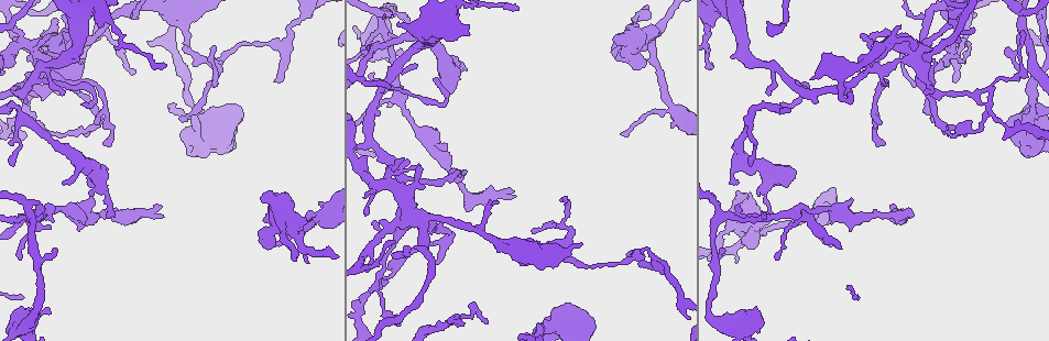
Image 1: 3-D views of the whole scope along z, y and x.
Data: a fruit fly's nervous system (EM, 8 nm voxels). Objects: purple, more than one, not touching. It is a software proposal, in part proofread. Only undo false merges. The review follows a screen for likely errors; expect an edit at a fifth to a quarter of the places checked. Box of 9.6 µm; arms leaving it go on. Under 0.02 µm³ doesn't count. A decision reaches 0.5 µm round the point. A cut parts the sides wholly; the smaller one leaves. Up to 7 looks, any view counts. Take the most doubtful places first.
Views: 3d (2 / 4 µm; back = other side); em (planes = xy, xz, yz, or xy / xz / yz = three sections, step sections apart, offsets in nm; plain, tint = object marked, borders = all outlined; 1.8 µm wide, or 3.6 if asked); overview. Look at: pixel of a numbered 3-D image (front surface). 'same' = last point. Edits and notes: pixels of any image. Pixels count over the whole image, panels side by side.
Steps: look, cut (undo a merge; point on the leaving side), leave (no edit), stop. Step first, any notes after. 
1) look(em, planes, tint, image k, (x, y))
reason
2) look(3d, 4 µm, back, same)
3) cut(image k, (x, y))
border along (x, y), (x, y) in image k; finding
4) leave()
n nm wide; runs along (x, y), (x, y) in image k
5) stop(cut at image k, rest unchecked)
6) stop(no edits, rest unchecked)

look(em, 3.6 µm, planes, tint, image 1, (550, 326))
sudden change in width

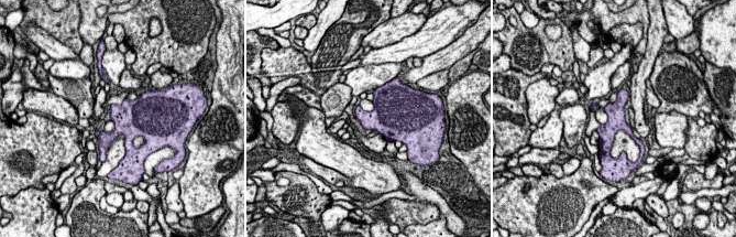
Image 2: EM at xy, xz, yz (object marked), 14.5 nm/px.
leave()
runs along (623, 92), (608, 150) in image 2; one neuron here

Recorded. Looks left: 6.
look(3d, 4 µm, back, image 1, (917, 50))
closes a loop

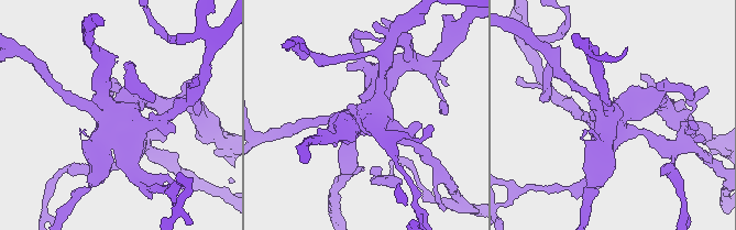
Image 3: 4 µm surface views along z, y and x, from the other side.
look(em, 3.6 µm, xz, step 8, tint, image 3, (124, 117))

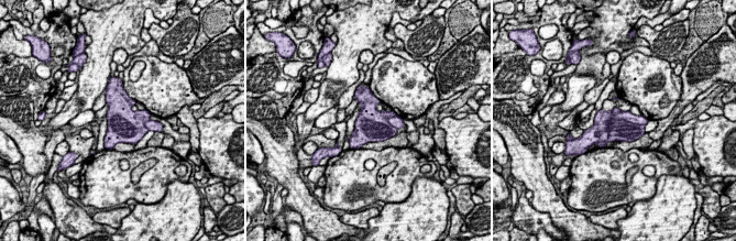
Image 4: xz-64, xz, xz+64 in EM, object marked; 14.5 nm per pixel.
cut(image 4, (621, 130))
two neurons meet here

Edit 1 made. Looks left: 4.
look(overview)

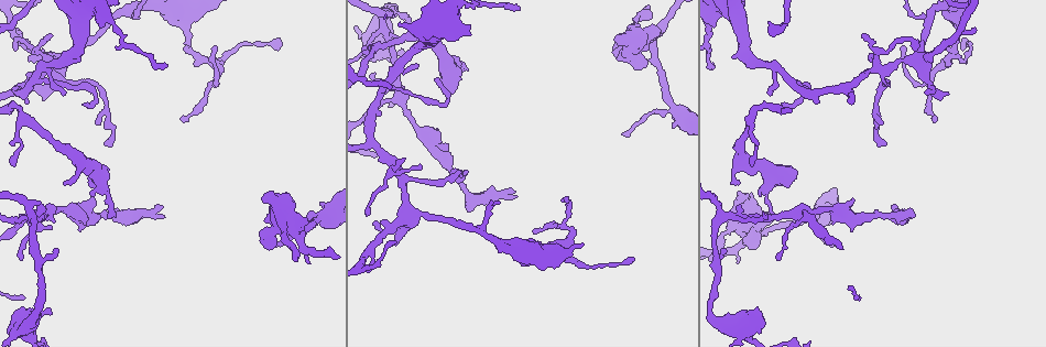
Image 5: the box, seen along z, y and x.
look(3d, 4 µm, back, image 5, (875, 105))
a narrow waist

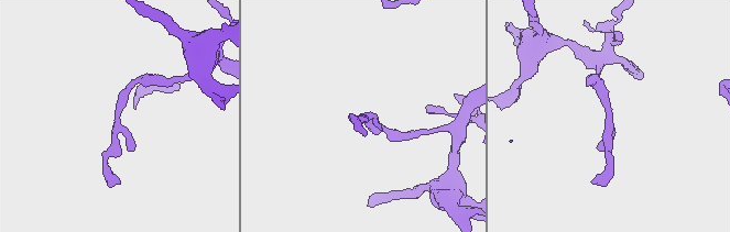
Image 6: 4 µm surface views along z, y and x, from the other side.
look(em, planes, tint, image 6, (119, 115))
now the EM

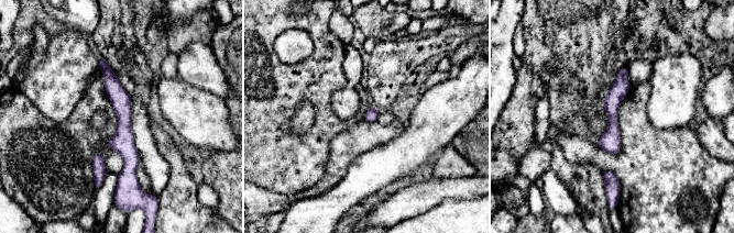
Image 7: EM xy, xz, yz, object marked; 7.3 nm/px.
leave()
runs along (101, 60), (123, 110), (126, 182) in image 7; continuous, no second neuron

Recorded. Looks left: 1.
stop(cut at image 4, rest unchecked)

